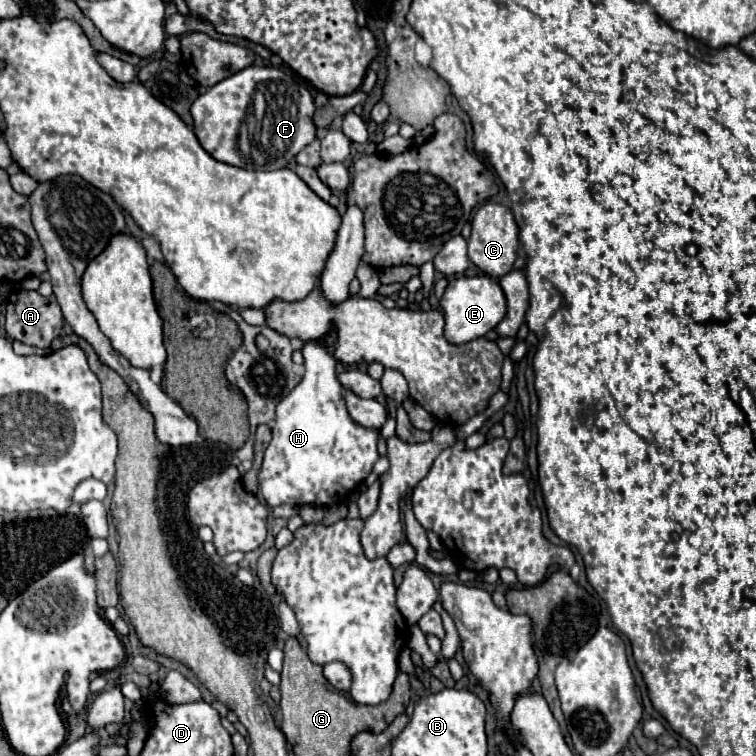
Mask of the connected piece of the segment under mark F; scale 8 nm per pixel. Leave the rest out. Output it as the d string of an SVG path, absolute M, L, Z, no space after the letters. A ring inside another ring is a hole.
M250 65L210 87L192 103L194 133L216 161L252 171L282 169L316 139L316 127L312 123L314 99L304 85L296 91L298 97L294 99L294 85L288 81L284 69ZM256 97L264 101L256 103Z

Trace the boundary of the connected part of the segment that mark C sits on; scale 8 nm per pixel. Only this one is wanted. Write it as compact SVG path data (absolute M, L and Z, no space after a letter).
M484 203L472 219L472 235L468 239L468 259L486 275L500 279L512 271L518 251L518 225L508 207L500 203Z

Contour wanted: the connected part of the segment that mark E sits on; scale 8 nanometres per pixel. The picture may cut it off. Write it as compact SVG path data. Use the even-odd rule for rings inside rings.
M458 275L458 277L450 279L450 283L440 299L440 307L442 307L444 319L446 319L446 329L444 329L446 341L452 345L462 345L462 343L468 343L472 339L486 335L502 321L502 317L506 313L506 299L504 299L500 285L496 281L492 281L490 277Z

